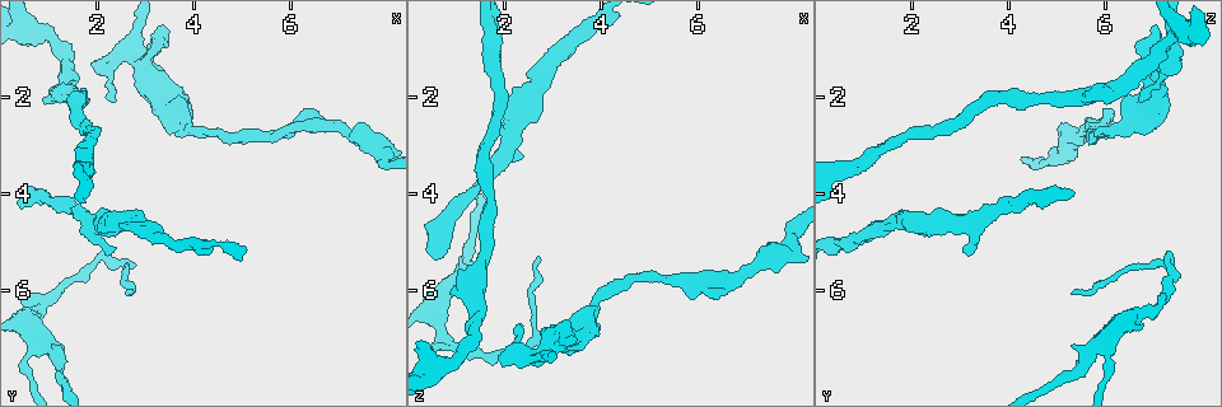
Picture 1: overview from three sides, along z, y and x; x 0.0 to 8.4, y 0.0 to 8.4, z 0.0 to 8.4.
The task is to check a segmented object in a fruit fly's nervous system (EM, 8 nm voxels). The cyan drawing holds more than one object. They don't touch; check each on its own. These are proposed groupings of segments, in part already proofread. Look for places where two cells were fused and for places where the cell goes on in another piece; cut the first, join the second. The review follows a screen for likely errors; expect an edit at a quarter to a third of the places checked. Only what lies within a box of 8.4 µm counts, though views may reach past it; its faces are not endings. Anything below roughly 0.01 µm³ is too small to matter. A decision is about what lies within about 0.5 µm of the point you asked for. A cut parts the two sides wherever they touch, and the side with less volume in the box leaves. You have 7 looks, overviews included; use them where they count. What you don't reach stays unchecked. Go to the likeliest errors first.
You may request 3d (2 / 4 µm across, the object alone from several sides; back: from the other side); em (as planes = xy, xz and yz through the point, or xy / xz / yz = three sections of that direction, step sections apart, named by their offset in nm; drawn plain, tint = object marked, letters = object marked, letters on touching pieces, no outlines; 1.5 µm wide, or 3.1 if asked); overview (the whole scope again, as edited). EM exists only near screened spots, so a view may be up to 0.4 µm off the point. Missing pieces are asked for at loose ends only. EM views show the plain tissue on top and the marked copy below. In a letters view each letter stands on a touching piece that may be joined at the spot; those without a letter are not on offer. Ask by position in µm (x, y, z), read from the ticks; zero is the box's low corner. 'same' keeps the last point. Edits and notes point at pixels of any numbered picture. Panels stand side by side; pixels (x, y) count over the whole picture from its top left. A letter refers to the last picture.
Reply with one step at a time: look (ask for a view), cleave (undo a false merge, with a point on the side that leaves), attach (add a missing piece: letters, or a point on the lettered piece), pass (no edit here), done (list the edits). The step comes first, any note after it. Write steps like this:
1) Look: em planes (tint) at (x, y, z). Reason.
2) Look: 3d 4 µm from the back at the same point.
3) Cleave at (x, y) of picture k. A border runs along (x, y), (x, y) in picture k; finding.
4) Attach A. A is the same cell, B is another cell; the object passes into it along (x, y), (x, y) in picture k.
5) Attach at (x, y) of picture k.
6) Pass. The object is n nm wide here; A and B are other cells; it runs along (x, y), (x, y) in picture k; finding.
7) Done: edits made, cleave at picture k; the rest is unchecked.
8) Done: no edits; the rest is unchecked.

Look: em xy step 8 (letters) at (0.75, 4.00, 5.20). Free end.

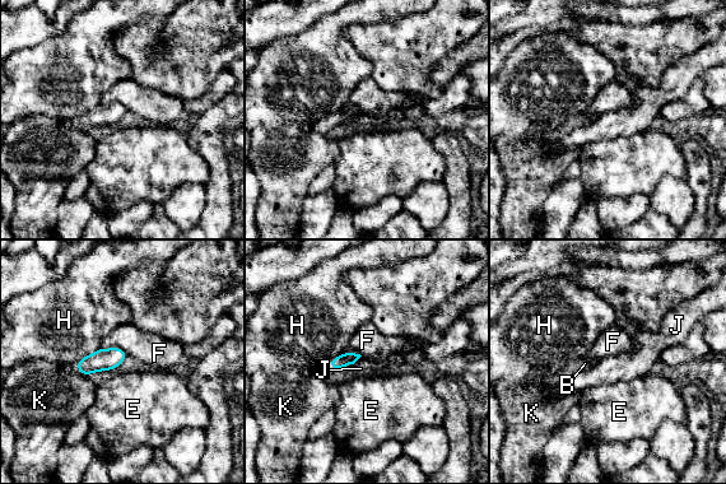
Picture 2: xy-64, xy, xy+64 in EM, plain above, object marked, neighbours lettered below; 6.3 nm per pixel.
Look: em planes (letters) at the same point. Another direction.

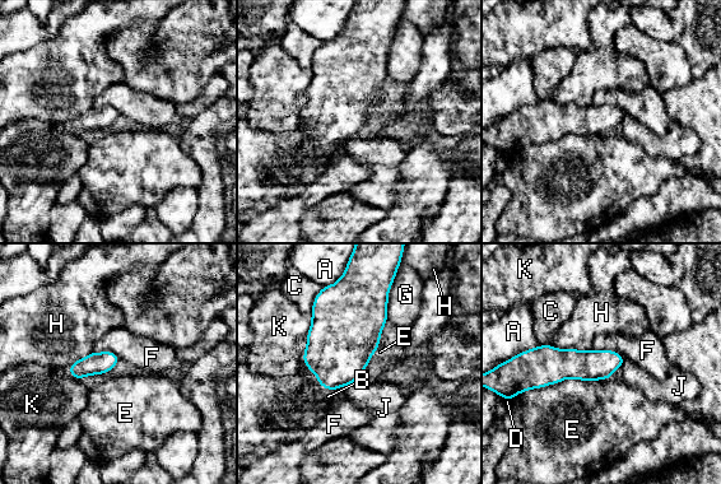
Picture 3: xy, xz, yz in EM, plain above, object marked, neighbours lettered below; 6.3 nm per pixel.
Attach B. B is the same cell, A, C, D, E, F, G, H, J and K are other cells; it goes on there.

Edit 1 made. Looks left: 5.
Look: overview. See it whole again.

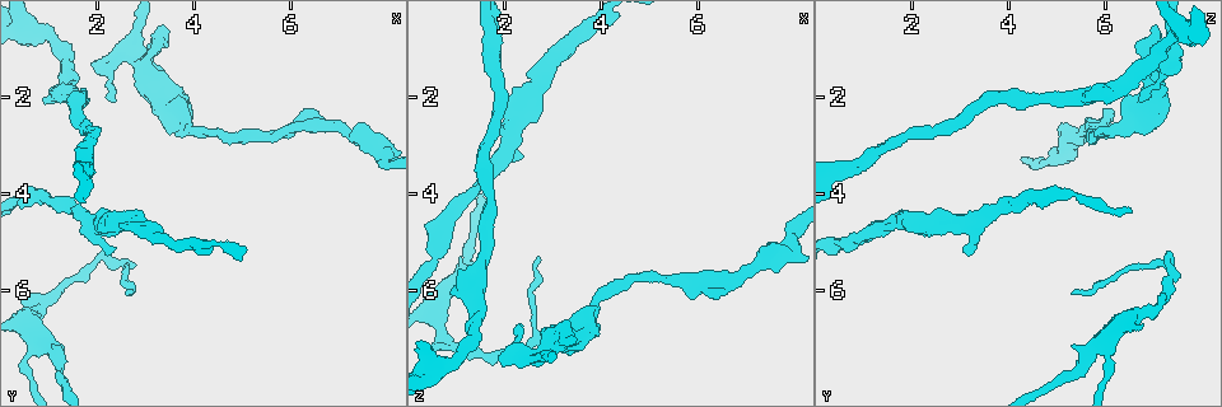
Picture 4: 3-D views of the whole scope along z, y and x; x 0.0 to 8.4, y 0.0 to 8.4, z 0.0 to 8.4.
Look: 3d 4 µm at (3.05, 1.30, 7.10). Two arms in line, one across.

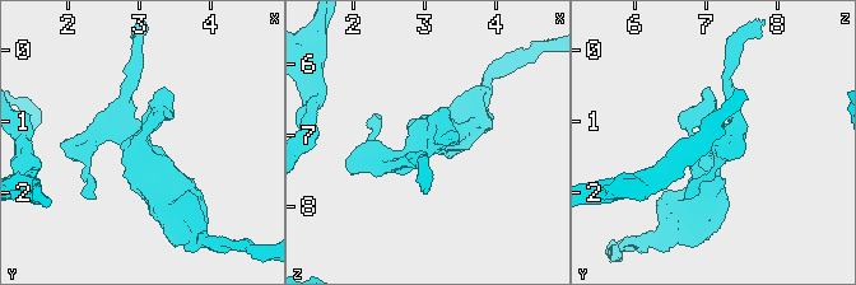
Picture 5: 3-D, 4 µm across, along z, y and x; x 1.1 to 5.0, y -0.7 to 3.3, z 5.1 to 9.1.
Look: em planes (letters) at (3.00, 1.30, 7.15).

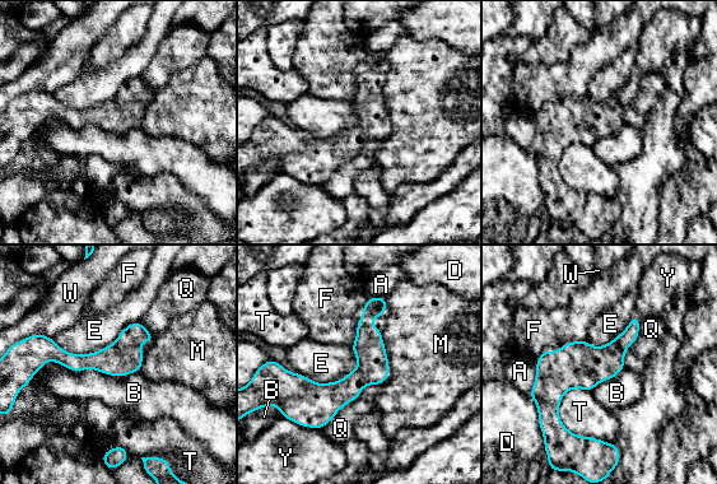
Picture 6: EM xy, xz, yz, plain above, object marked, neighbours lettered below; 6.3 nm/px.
Pass. A, B, D, E, F, M, Q, T, W and Y are other cells; all the same cell.

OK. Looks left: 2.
Done: edits made, attach at picture 3; the rest is unchecked.

